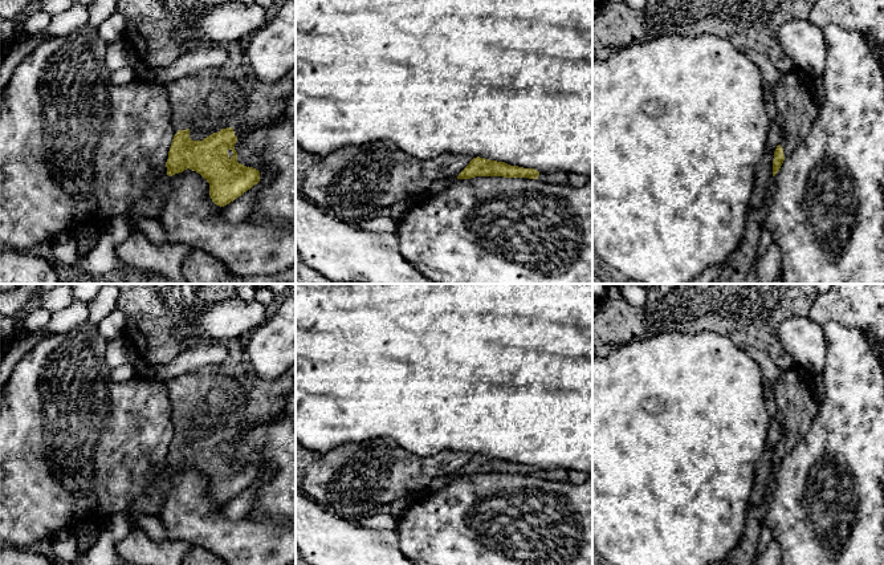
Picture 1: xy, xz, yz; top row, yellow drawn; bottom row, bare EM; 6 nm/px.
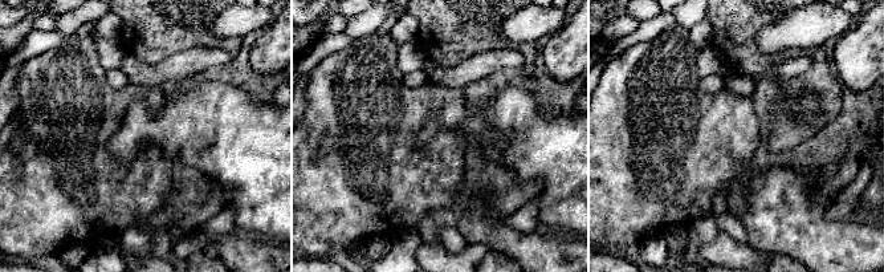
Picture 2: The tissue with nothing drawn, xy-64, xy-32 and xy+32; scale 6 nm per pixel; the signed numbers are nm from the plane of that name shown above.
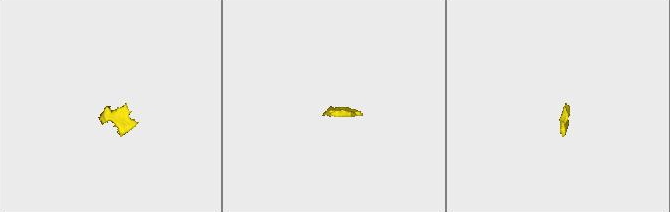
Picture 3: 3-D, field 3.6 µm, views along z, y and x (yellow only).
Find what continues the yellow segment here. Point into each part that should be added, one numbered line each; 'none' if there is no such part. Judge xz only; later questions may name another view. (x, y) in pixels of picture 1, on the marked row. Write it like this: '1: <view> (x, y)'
none

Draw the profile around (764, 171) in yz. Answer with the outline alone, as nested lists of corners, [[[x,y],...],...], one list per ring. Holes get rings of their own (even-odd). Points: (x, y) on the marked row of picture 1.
[[[771,85],[763,86],[766,111],[770,118],[770,130],[767,134],[766,151],[754,172],[754,188],[750,198],[750,207],[757,208],[763,203],[765,194],[773,176],[774,151],[783,138],[783,123],[778,114]]]

